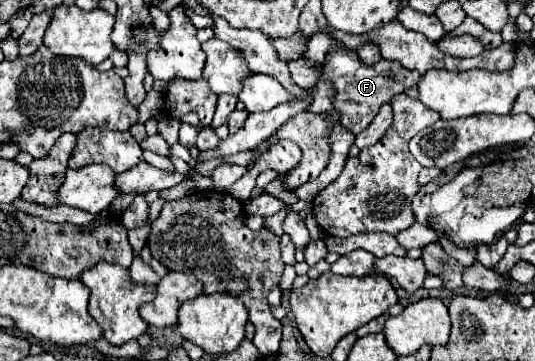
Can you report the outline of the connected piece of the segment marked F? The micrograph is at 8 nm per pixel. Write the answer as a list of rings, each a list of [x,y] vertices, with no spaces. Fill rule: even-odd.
[[[340,48],[340,50],[334,50],[328,54],[328,58],[324,62],[324,74],[320,80],[334,82],[334,86],[336,86],[334,108],[340,112],[340,122],[344,128],[358,134],[374,120],[374,116],[378,114],[382,104],[390,102],[392,96],[402,94],[406,88],[416,86],[420,80],[420,74],[410,72],[402,64],[390,62],[390,60],[380,60],[380,62],[368,66],[358,58],[358,54],[354,50]]]

